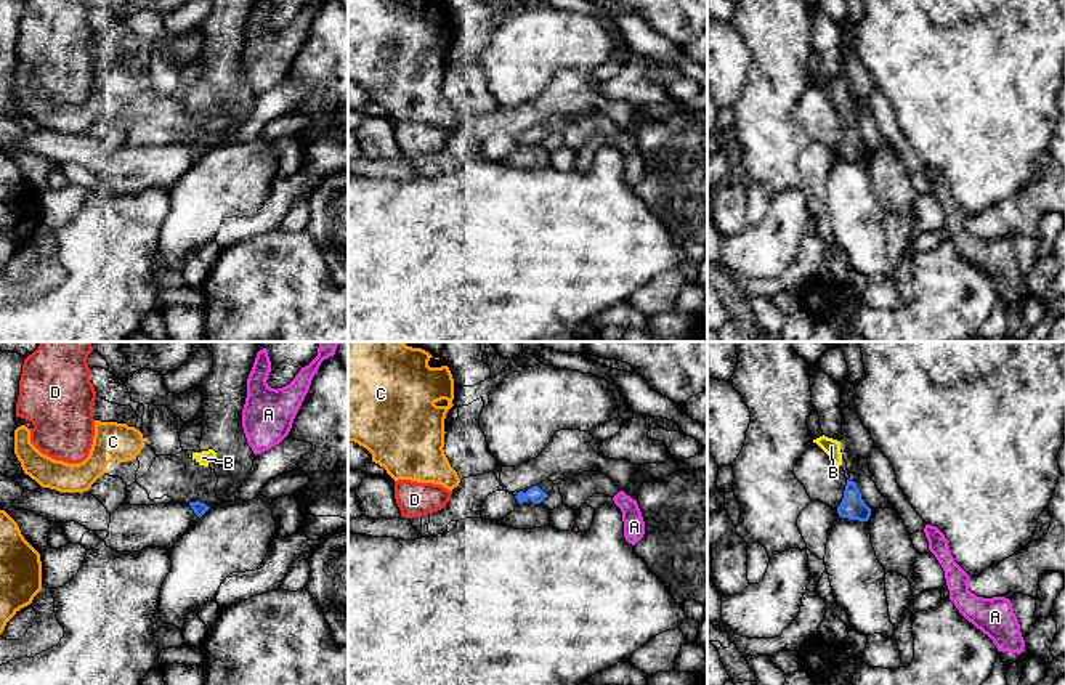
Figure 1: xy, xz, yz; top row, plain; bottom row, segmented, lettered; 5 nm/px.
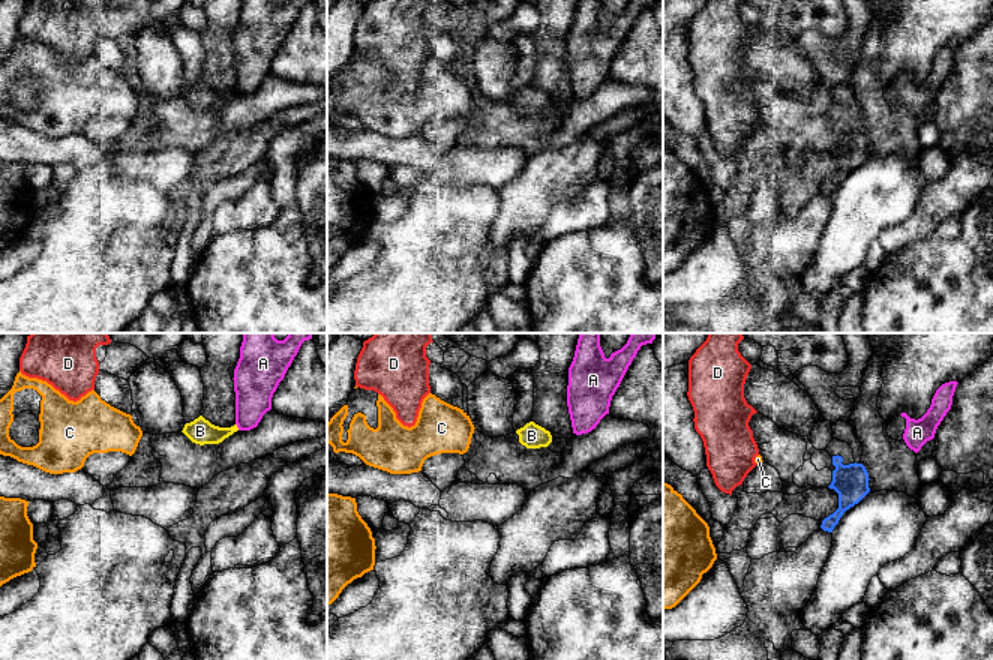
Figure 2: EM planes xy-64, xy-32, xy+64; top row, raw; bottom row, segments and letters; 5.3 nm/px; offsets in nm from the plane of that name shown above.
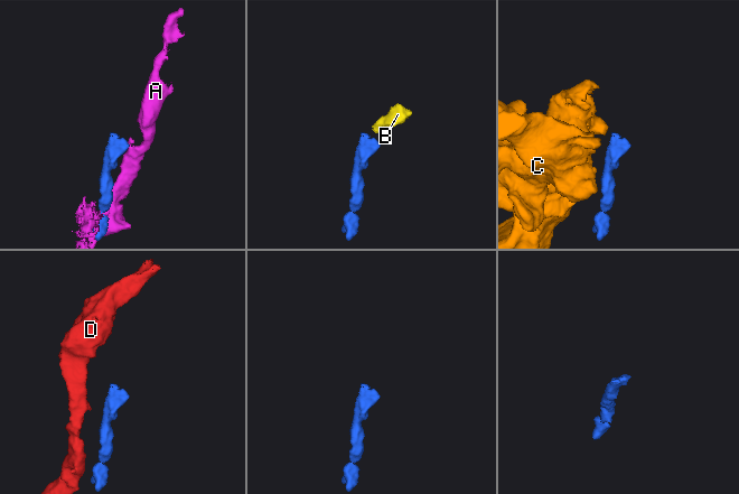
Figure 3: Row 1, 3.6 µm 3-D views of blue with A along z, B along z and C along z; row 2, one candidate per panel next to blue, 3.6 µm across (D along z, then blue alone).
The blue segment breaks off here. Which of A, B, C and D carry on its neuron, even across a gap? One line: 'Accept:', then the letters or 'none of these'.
Accept: B

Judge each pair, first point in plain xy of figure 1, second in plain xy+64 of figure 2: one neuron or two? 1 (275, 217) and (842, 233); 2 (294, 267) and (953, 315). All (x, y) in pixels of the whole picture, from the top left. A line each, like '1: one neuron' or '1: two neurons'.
1: two neurons
2: one neuron

